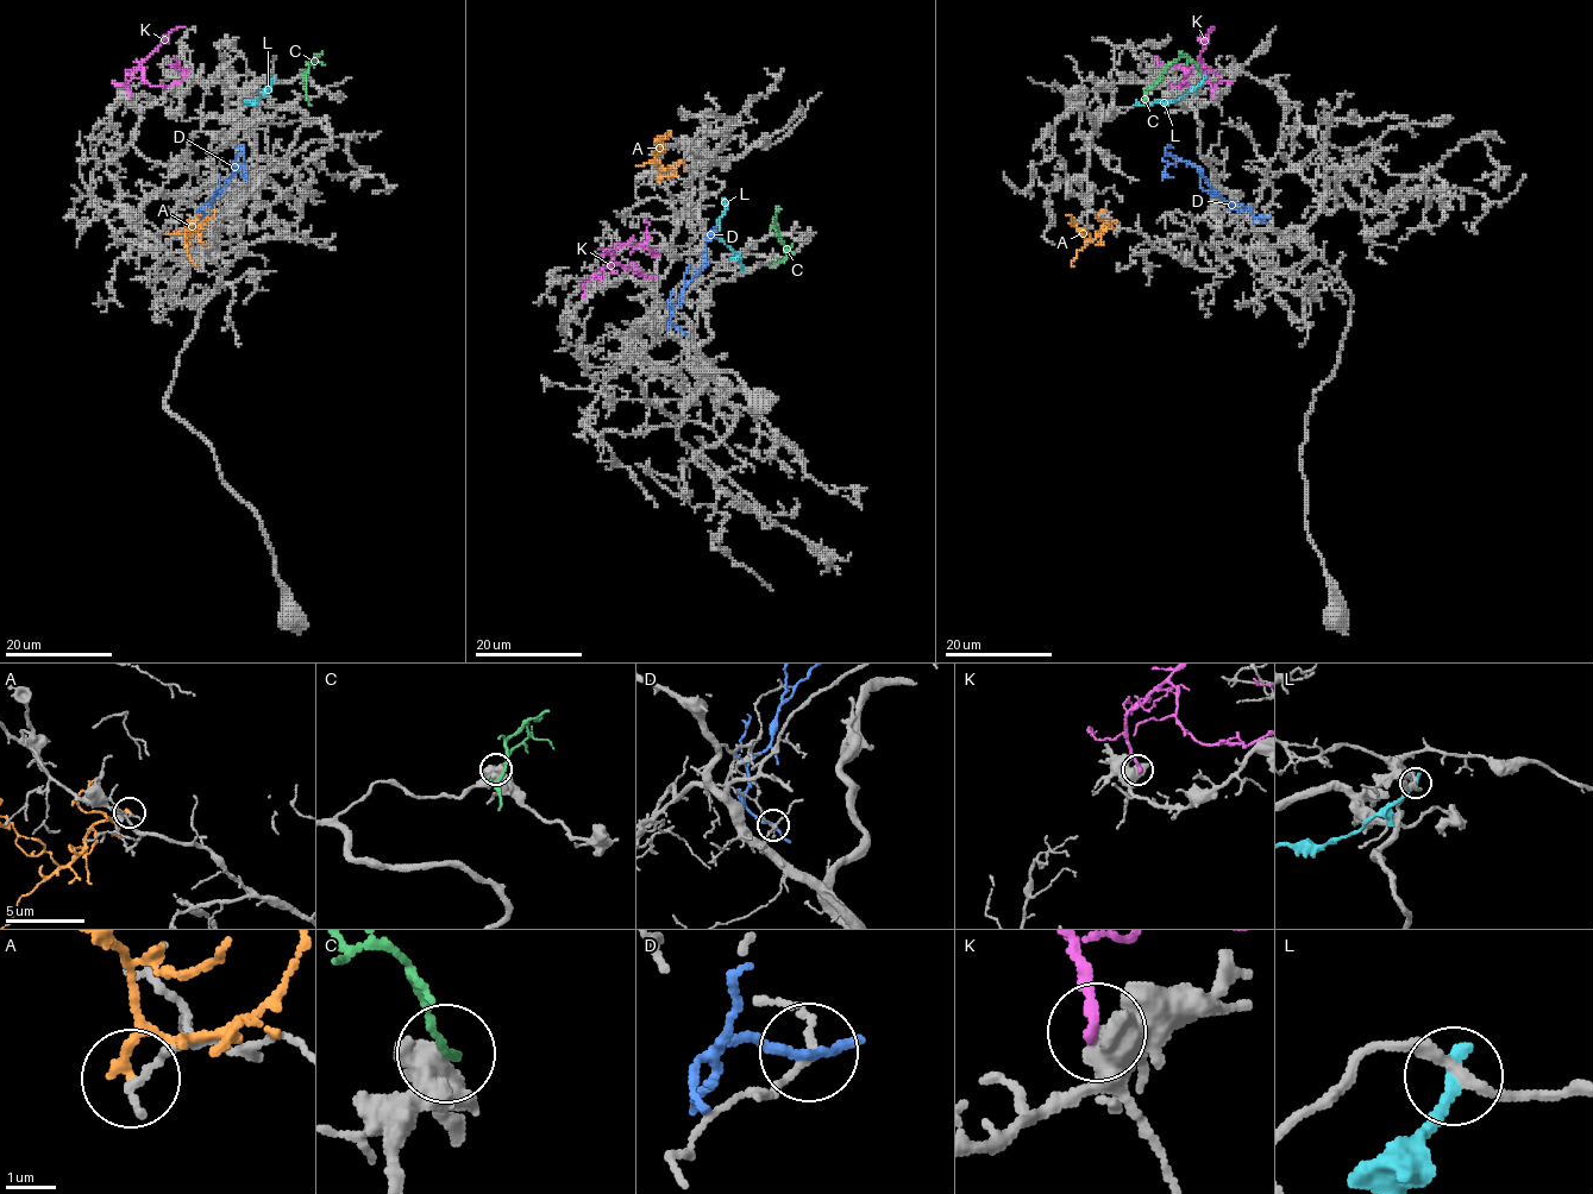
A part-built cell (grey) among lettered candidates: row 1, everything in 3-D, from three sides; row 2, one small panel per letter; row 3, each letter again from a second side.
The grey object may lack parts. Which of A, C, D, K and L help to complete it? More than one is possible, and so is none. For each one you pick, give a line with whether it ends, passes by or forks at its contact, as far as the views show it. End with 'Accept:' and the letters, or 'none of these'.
Accept: none of these

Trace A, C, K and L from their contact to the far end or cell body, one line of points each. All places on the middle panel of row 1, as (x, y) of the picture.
A: (659, 181), (656, 157), (663, 149), (662, 137), (669, 136), (669, 131)
C: (773, 263), (785, 256), (775, 213), (781, 208)
K: (600, 277), (596, 271), (602, 270), (614, 250), (622, 244), (652, 251), (646, 245), (648, 224), (643, 220)
L: (742, 269), (735, 252), (717, 236), (717, 221), (725, 208), (722, 199)

